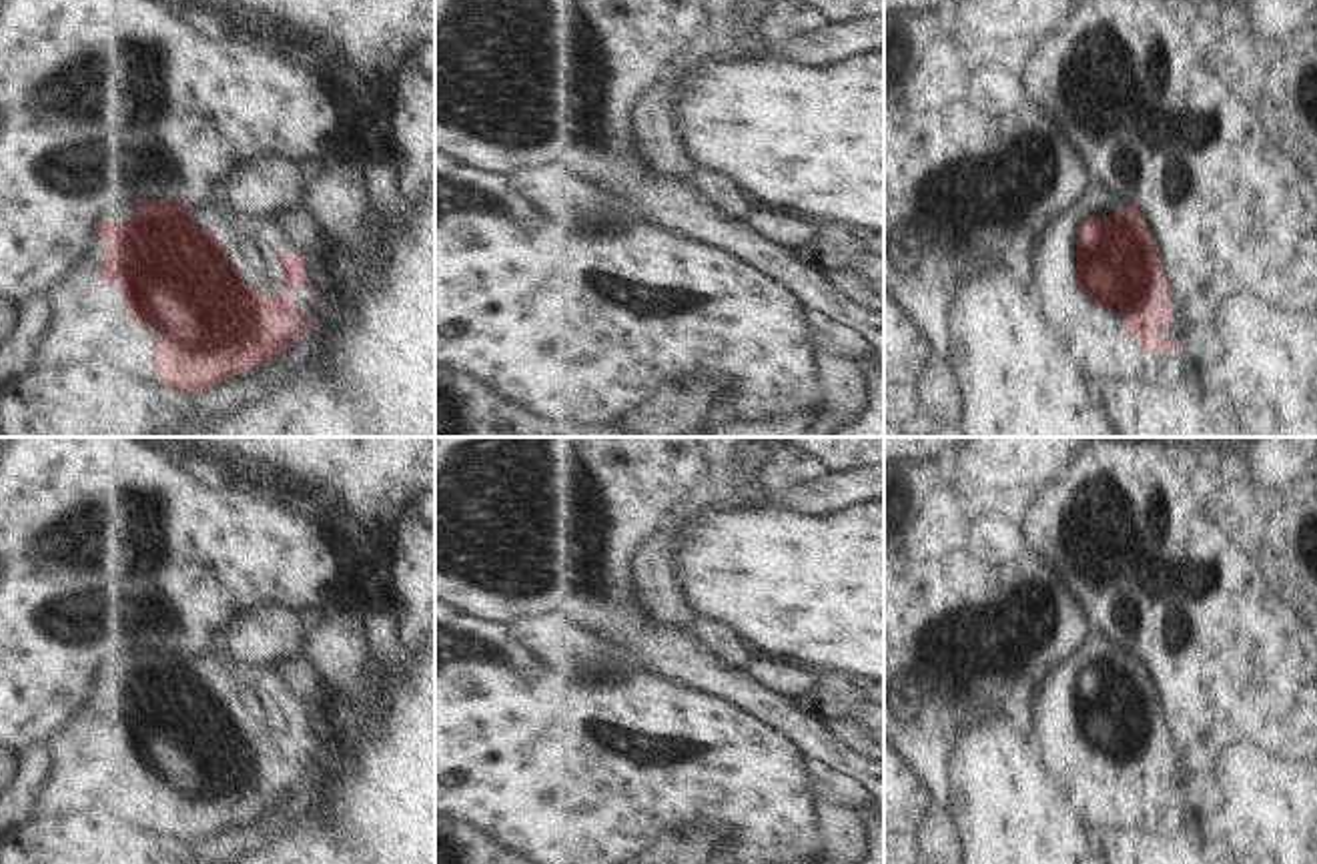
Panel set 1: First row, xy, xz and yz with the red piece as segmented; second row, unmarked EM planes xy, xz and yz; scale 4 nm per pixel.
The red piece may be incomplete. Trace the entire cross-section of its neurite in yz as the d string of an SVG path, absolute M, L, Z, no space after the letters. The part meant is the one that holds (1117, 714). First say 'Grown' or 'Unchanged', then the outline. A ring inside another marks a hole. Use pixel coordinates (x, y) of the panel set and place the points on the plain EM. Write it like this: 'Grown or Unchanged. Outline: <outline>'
Unchanged. Outline: M1121 650L1117 666L1086 666L1076 684L1076 734L1111 764L1121 758L1121 772L1141 796L1165 802L1181 798L1167 786L1171 740L1157 704L1157 694L1131 650Z

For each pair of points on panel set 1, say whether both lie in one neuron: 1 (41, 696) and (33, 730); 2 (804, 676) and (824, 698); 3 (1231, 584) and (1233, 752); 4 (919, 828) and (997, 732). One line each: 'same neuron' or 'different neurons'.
1: same neuron
2: different neurons
3: different neurons
4: different neurons

